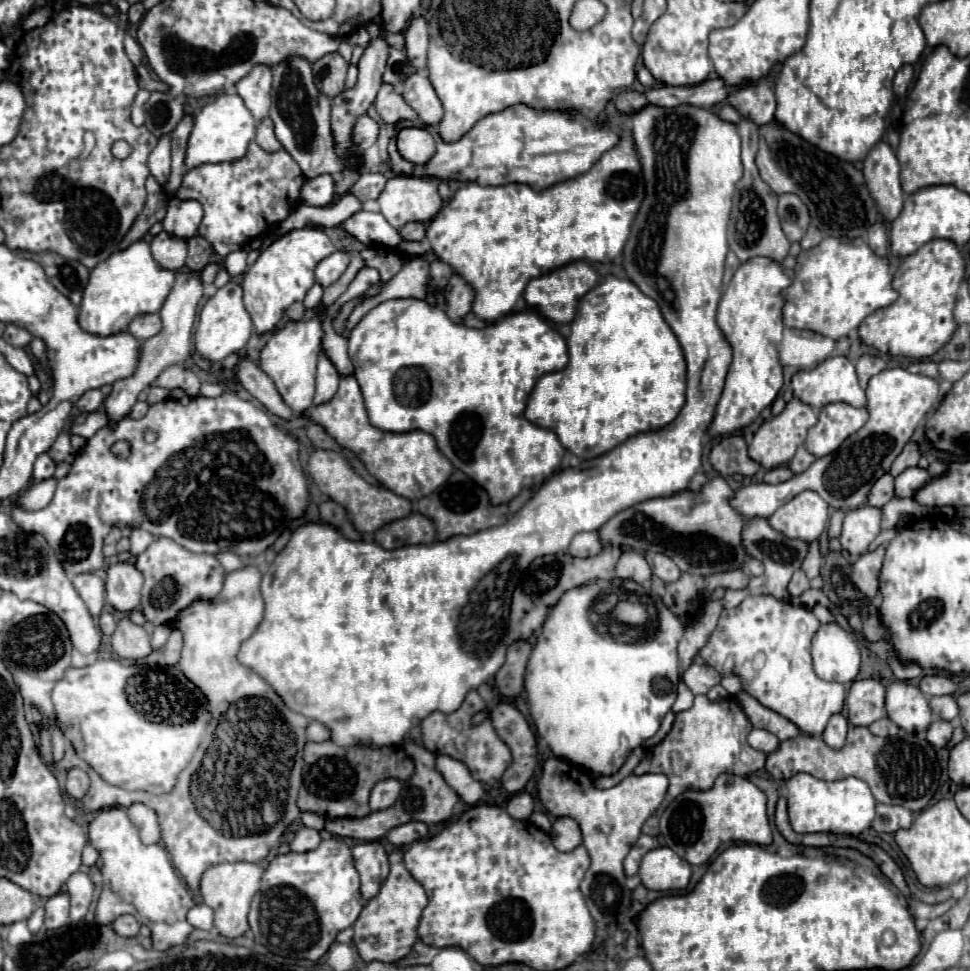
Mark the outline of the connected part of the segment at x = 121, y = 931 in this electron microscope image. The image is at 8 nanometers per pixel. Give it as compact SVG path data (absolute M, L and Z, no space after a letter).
M121 915L119 919L113 921L113 929L121 937L137 937L141 923L133 915Z

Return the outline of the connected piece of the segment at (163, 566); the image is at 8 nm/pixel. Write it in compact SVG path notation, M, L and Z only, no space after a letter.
M155 539L135 561L135 567L143 573L143 591L141 591L141 611L149 623L165 625L173 623L177 615L191 605L191 601L211 601L217 597L223 587L225 571L219 565L219 559L213 555L199 555L183 549L171 539Z

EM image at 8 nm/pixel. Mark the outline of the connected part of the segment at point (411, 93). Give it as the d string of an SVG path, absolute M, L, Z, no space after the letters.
M425 73L409 75L401 85L401 95L407 101L407 105L411 105L417 111L419 119L425 125L437 125L441 121L443 107Z

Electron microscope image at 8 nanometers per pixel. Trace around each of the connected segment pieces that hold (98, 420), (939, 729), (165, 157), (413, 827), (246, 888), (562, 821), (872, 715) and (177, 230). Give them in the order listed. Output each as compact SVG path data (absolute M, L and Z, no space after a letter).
M95 411L95 413L89 413L83 423L75 423L71 427L71 433L77 433L85 439L91 439L105 425L107 425L107 415L103 411Z
M935 719L927 729L927 741L931 741L933 747L945 747L951 739L951 733L953 733L953 727L949 721Z
M169 135L161 137L159 143L157 143L157 147L153 149L153 153L149 155L149 161L147 161L151 175L157 179L157 183L159 183L161 187L167 185L167 177L169 177L169 173L171 173L171 171L169 171L169 165L171 165L169 141L171 141Z
M419 821L399 825L387 833L389 843L393 843L395 847L405 847L405 845L411 845L411 843L425 839L425 837L429 837L429 827Z
M237 861L237 863L221 863L213 865L203 873L201 891L203 903L215 911L215 927L223 937L239 937L249 929L247 913L251 905L251 897L259 891L259 881L263 877L263 867L257 863Z
M559 817L553 823L549 835L559 851L571 851L581 843L581 829L571 817Z
M877 679L855 681L847 695L847 711L855 727L869 727L885 717L885 687Z
M173 197L169 199L167 205L163 229L171 233L171 237L183 237L187 241L197 235L201 219L203 219L203 209L197 201L181 201Z

